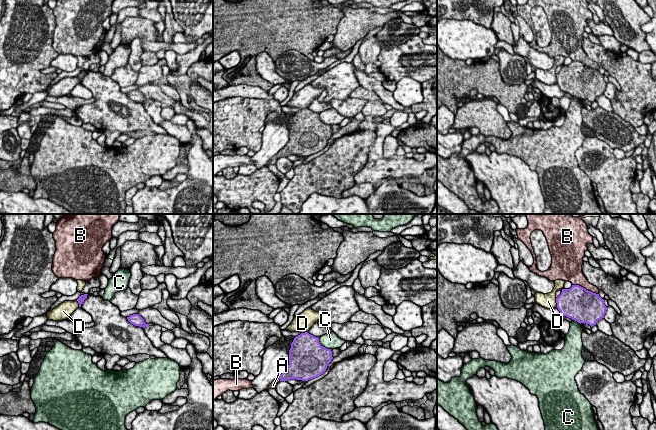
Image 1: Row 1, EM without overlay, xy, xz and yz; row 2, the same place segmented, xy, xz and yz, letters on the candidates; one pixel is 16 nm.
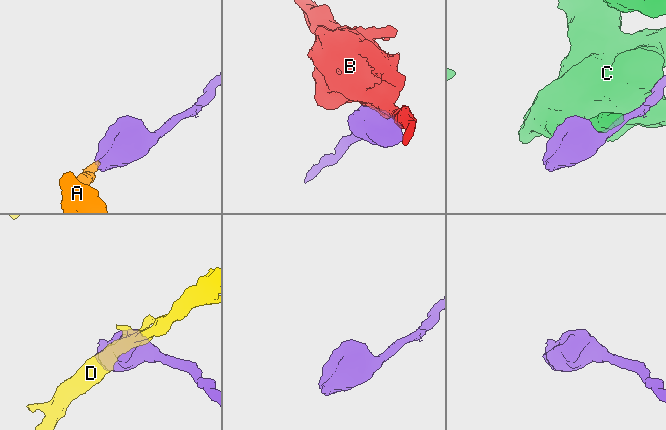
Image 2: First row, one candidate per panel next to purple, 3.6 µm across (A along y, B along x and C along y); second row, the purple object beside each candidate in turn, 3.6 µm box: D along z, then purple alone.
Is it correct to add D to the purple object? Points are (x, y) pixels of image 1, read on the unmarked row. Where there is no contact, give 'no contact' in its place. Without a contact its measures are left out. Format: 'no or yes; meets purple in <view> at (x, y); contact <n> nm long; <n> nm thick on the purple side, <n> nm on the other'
no; meets purple in yz at (556, 78); contact 160 nm long; 460 nm thick on the purple side, 240 nm on the other

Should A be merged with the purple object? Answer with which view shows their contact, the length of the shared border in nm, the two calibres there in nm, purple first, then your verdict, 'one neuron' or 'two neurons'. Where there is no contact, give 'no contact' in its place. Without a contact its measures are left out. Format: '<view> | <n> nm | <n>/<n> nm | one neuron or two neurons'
xz | 70 nm | 220/100 nm | one neuron

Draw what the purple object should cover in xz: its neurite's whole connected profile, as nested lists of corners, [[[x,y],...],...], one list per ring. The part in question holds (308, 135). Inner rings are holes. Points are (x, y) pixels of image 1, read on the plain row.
[[[308,108],[301,109],[296,112],[291,119],[291,124],[289,126],[289,141],[287,145],[269,161],[268,166],[275,165],[280,157],[288,157],[290,155],[308,157],[316,154],[326,147],[327,142],[332,135],[331,125],[323,123],[319,118],[318,113],[315,113]]]

